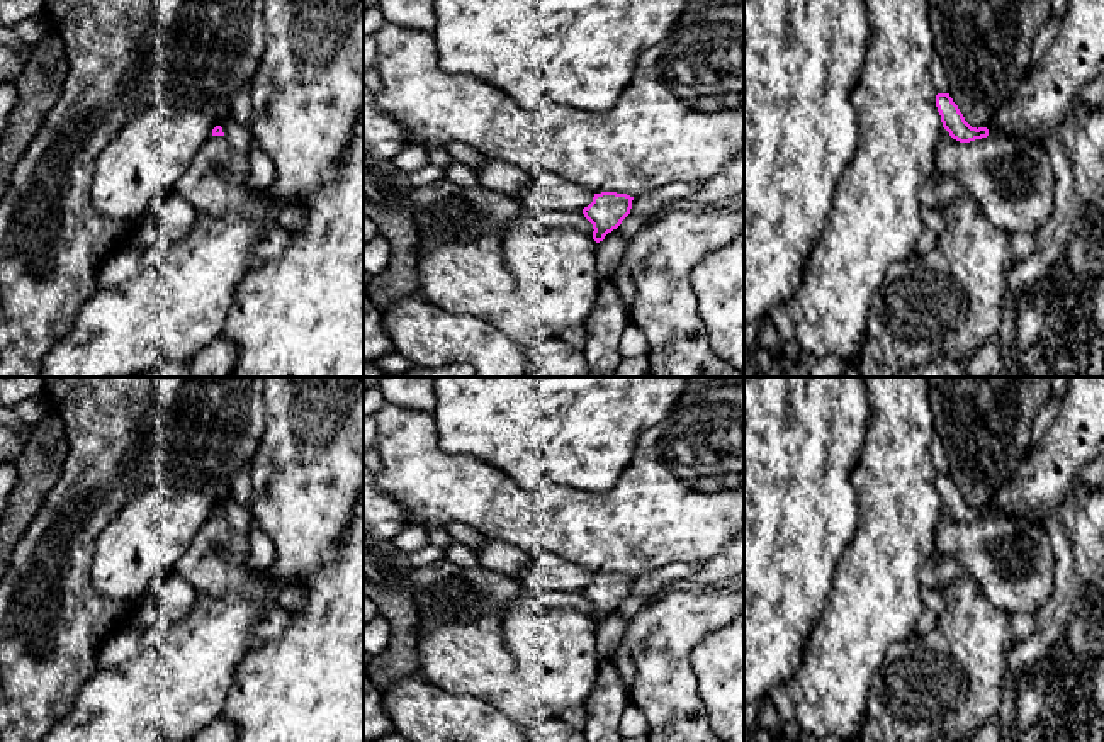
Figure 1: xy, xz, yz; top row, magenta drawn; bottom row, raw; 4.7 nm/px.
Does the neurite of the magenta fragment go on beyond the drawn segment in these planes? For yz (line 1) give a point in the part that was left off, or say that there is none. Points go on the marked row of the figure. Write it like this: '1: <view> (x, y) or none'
1: none

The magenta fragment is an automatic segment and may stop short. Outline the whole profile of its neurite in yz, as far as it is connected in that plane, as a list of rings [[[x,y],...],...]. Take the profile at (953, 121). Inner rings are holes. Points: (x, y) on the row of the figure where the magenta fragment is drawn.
[[[938,93],[936,95],[936,107],[941,115],[943,127],[949,132],[949,136],[960,143],[970,143],[975,139],[982,139],[989,136],[987,127],[972,127],[963,114],[960,112],[958,105],[953,102],[949,93]]]

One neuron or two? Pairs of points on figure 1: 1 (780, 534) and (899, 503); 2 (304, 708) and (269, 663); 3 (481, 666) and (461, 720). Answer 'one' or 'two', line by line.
1: two
2: one
3: two

